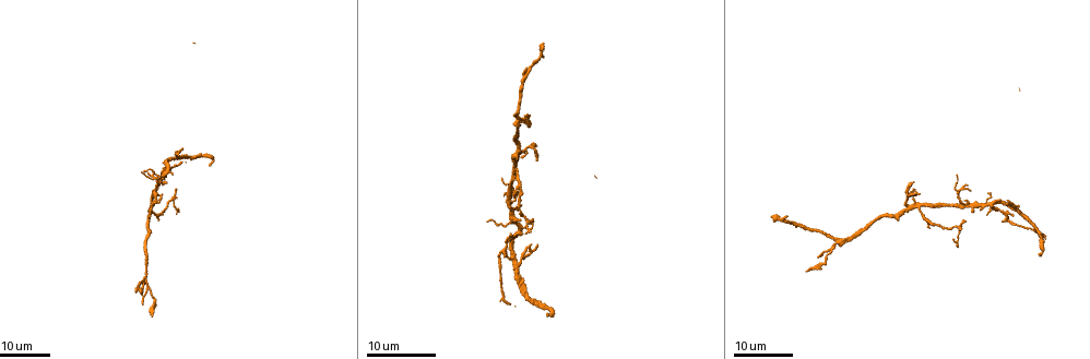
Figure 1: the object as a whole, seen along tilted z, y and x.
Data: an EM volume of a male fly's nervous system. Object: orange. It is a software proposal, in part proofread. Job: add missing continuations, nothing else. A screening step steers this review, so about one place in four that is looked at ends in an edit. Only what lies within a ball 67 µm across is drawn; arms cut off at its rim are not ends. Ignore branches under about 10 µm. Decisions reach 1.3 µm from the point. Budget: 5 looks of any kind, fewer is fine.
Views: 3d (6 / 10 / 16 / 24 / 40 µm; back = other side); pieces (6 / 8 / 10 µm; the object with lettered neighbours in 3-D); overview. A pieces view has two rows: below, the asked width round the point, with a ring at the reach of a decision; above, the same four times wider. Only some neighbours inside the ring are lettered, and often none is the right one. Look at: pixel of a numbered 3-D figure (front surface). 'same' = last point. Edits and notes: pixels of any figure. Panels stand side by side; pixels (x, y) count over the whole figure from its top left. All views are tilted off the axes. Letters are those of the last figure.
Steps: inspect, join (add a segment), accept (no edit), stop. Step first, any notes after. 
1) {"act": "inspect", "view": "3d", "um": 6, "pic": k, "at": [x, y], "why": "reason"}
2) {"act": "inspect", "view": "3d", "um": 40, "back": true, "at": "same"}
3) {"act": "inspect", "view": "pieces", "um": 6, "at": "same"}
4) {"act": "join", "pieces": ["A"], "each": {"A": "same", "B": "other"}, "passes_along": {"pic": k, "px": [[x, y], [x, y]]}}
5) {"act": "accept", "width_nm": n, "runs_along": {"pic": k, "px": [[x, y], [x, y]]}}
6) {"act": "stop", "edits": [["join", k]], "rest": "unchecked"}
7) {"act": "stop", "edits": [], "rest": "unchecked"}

{"act": "inspect", "view": "3d", "um": 24, "pic": 1, "at": [513, 114], "why": "tapers out"}

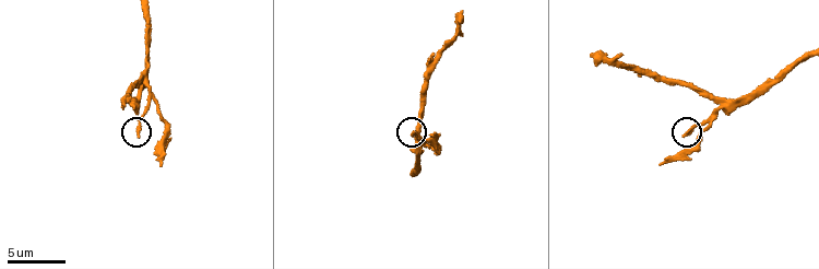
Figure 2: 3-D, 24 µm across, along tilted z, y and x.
{"act": "inspect", "view": "pieces", "um": 10, "pic": 2, "at": [683, 136]}

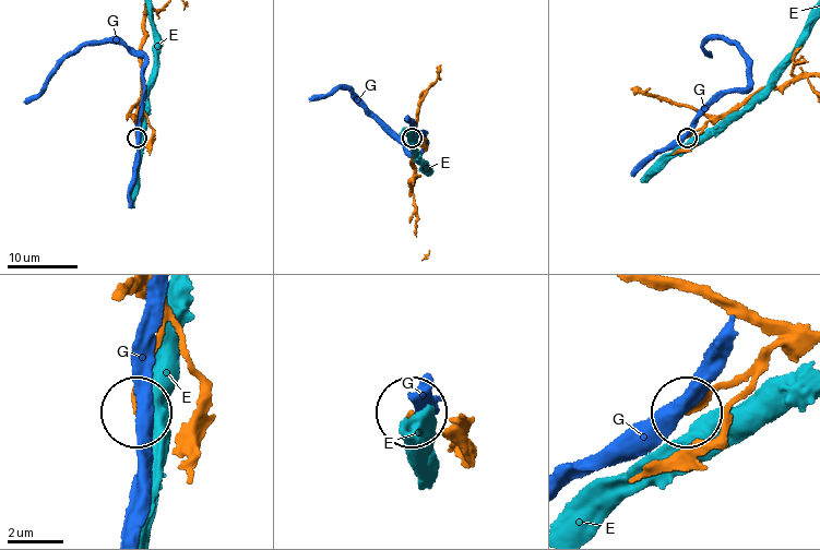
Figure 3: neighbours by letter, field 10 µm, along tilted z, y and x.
{"act": "accept", "width_nm": 200, "each": {"E": "other", "G": "other"}, "found": "no lettered segment goes on from it"}

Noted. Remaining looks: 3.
{"act": "inspect", "view": "3d", "um": 16, "pic": 1, "at": [156, 191], "why": "free end"}

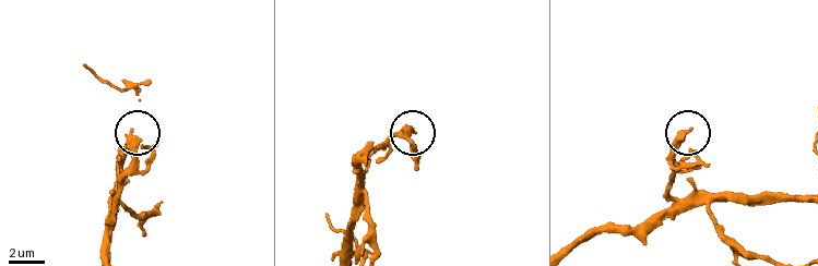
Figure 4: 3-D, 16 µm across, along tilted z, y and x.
{"act": "inspect", "view": "pieces", "um": 6, "pic": 4, "at": [131, 131]}

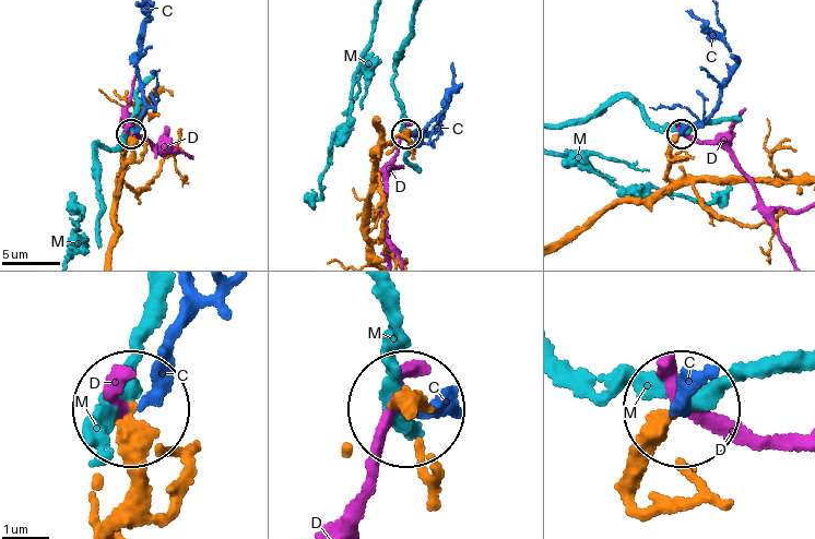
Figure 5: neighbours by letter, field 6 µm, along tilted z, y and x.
{"act": "join", "pieces": ["C"], "each": {"C": "same", "D": "other", "M": "other"}, "passes_along": {"pic": 5, "px": [[635, 471], [704, 384]]}, "found": "it goes on there"}

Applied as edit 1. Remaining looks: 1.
{"act": "inspect", "view": "pieces", "um": 6, "pic": 2, "at": [132, 108], "why": "long arm stops here"}

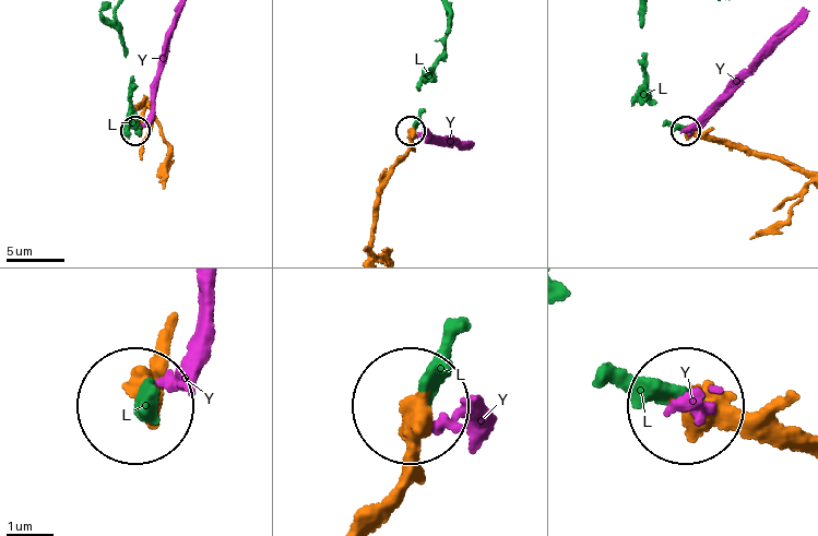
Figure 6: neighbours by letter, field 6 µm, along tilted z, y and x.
{"act": "join", "pieces": ["L"], "each": {"L": "same", "Y": "other"}, "passes_along": {"pic": 6, "px": [[719, 142], [666, 122], [652, 98], [644, 70], [643, 12]]}, "found": "it goes on there"}

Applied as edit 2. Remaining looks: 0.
{"act": "stop", "edits": [["join", 5], ["join", 6]], "rest": "unchecked"}

